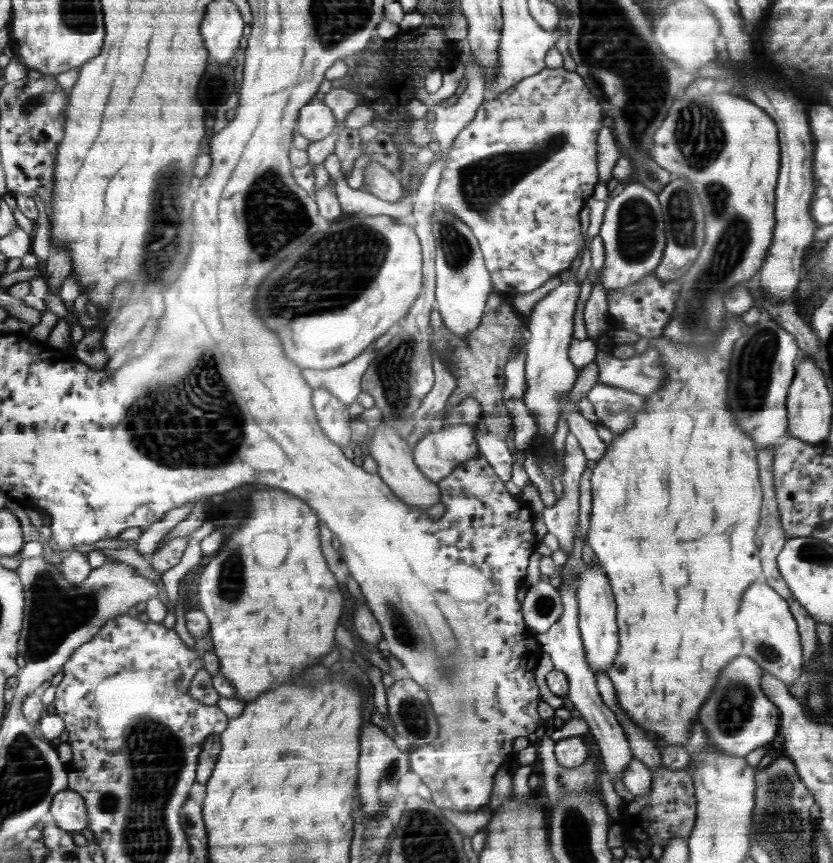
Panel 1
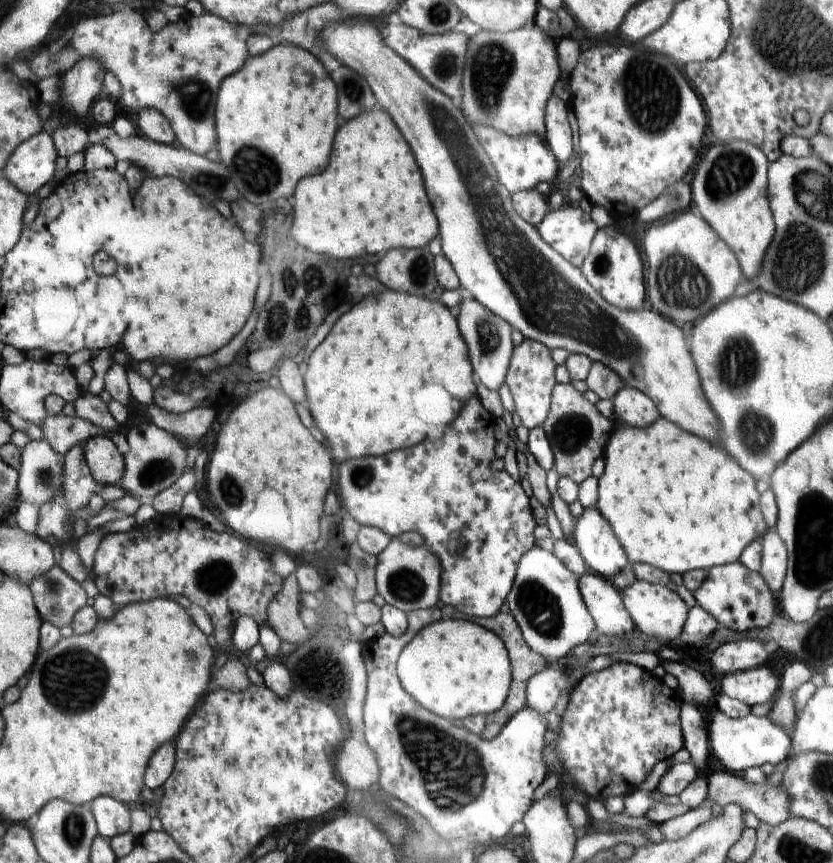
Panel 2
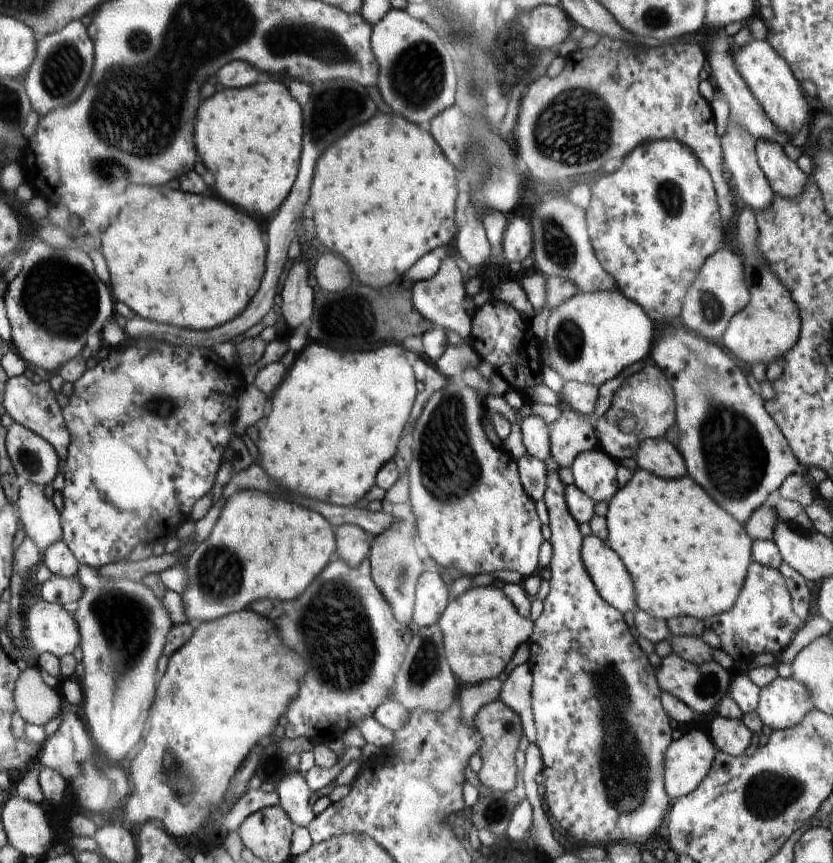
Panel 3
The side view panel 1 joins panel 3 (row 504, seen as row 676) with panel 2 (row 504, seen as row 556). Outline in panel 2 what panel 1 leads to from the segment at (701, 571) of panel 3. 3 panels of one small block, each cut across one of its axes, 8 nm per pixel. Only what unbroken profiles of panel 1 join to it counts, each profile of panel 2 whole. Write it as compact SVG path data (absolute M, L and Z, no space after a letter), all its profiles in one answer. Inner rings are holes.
M666 418L658 420L648 430L628 425L612 432L604 454L604 473L598 479L596 510L608 518L630 563L648 564L667 575L682 575L688 570L708 570L739 561L752 540L758 540L766 532L767 522L758 506L754 478L730 460L726 452L694 434L682 432Z

